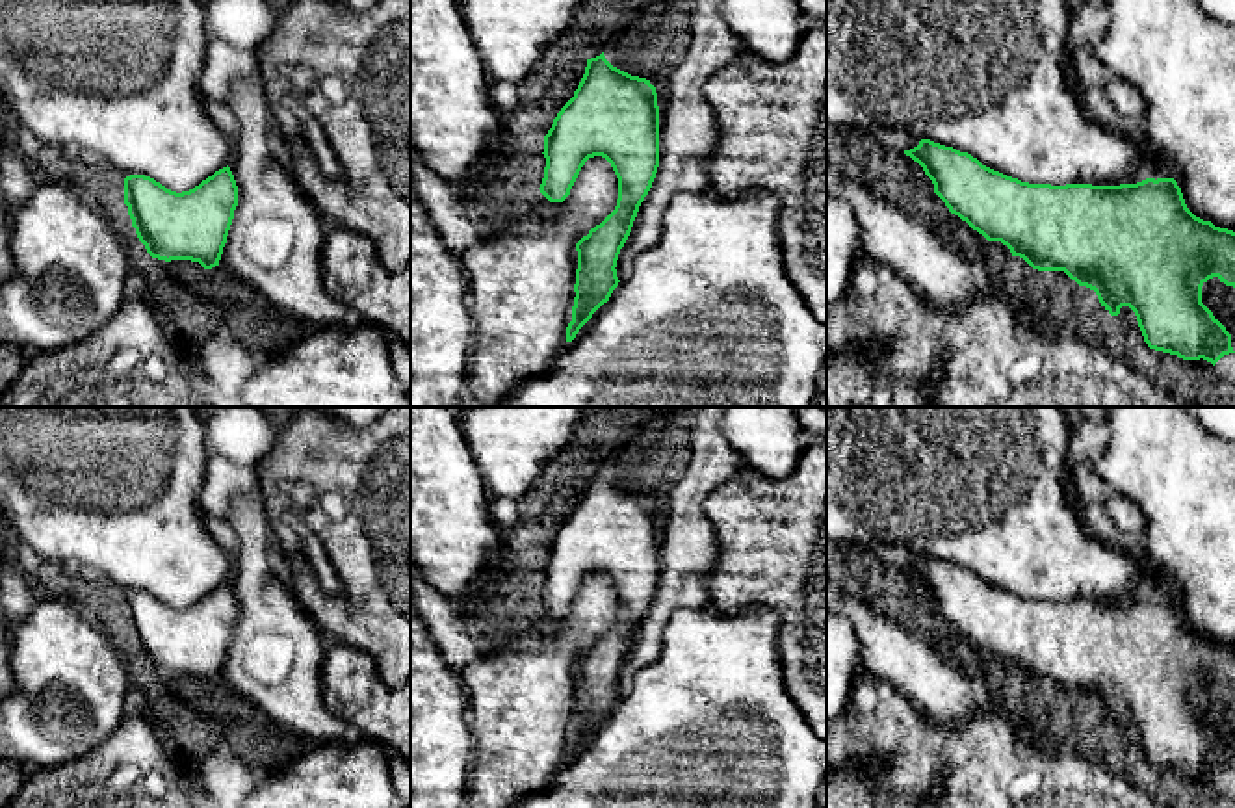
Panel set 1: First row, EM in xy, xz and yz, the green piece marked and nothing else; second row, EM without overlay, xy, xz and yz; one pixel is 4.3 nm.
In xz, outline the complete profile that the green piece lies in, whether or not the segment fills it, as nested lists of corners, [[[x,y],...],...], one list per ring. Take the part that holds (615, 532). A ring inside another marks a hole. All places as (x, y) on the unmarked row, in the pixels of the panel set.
[[[604,468],[587,476],[574,513],[544,552],[540,609],[563,619],[589,574],[605,574],[618,594],[615,626],[576,659],[572,758],[618,702],[617,676],[659,583],[659,522],[646,494],[613,483]]]

